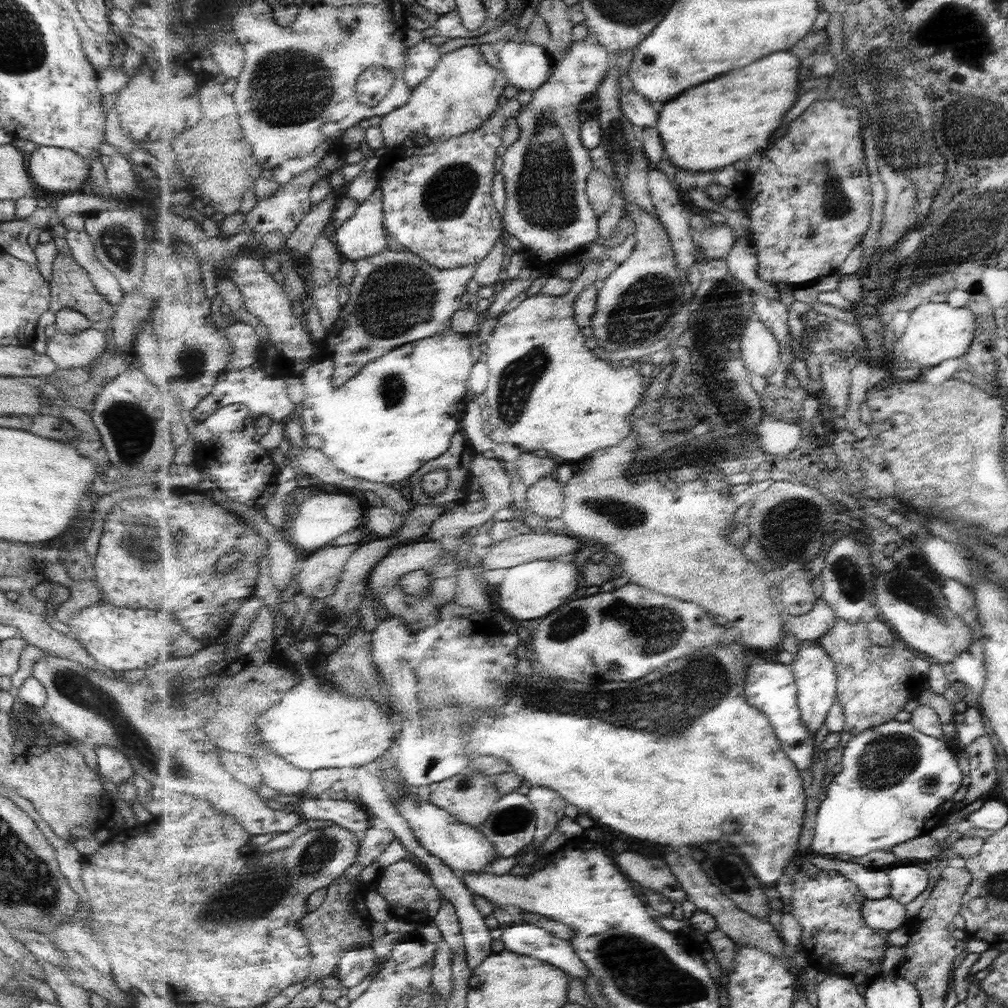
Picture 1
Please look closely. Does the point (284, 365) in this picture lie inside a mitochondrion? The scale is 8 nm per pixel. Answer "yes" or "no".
no

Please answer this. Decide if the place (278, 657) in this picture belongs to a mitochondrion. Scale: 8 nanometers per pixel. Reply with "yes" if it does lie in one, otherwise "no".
no

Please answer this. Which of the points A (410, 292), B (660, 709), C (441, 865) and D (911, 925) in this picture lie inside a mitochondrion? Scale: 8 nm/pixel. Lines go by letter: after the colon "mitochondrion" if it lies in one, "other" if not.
A: mitochondrion
B: mitochondrion
C: other
D: other

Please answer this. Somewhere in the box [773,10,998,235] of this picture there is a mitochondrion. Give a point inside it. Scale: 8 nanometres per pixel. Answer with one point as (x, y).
(836, 204)

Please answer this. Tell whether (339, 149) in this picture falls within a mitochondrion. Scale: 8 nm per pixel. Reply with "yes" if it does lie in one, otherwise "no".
no

